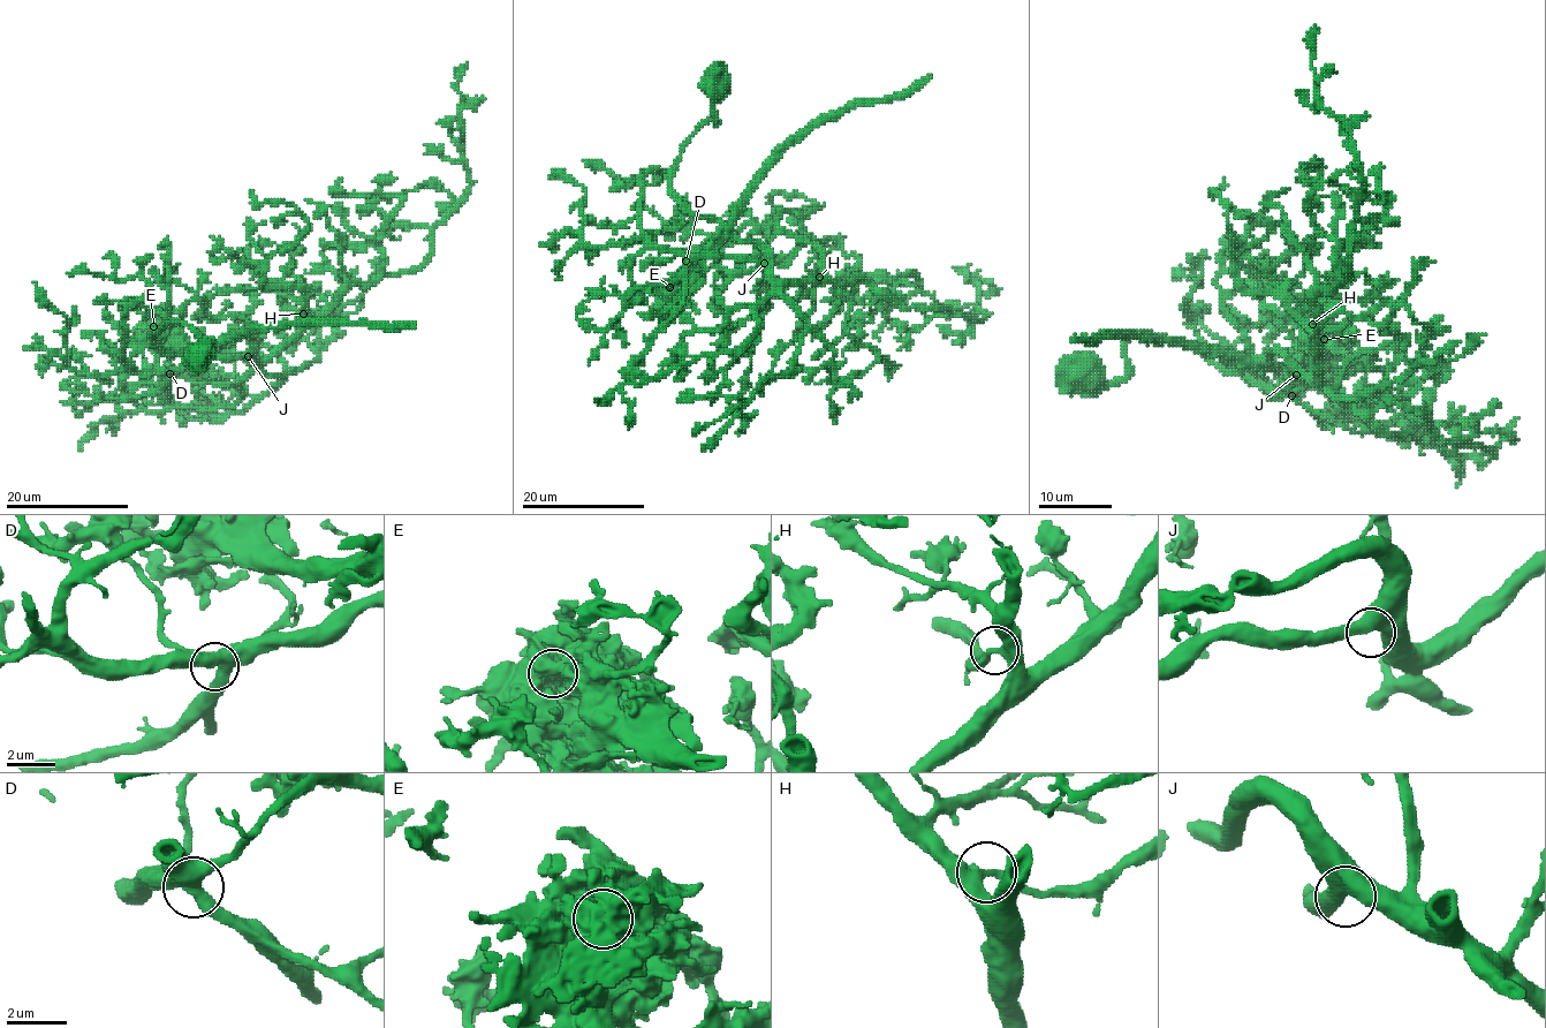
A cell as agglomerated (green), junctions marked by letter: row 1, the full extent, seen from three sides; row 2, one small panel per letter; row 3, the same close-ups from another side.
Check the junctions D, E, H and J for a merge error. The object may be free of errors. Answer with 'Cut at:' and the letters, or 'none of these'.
Cut at: E

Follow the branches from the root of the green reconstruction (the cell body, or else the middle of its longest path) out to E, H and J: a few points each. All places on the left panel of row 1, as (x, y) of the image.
E: (198, 355), (202, 341), (183, 323), (154, 339), (172, 353), (207, 344), (183, 347), (153, 326)
H: (198, 355), (201, 338), (180, 322), (154, 334), (172, 353), (248, 338), (264, 360), (303, 314)
J: (198, 355), (201, 338), (180, 322), (168, 323), (154, 334), (172, 353), (248, 338), (248, 356)

